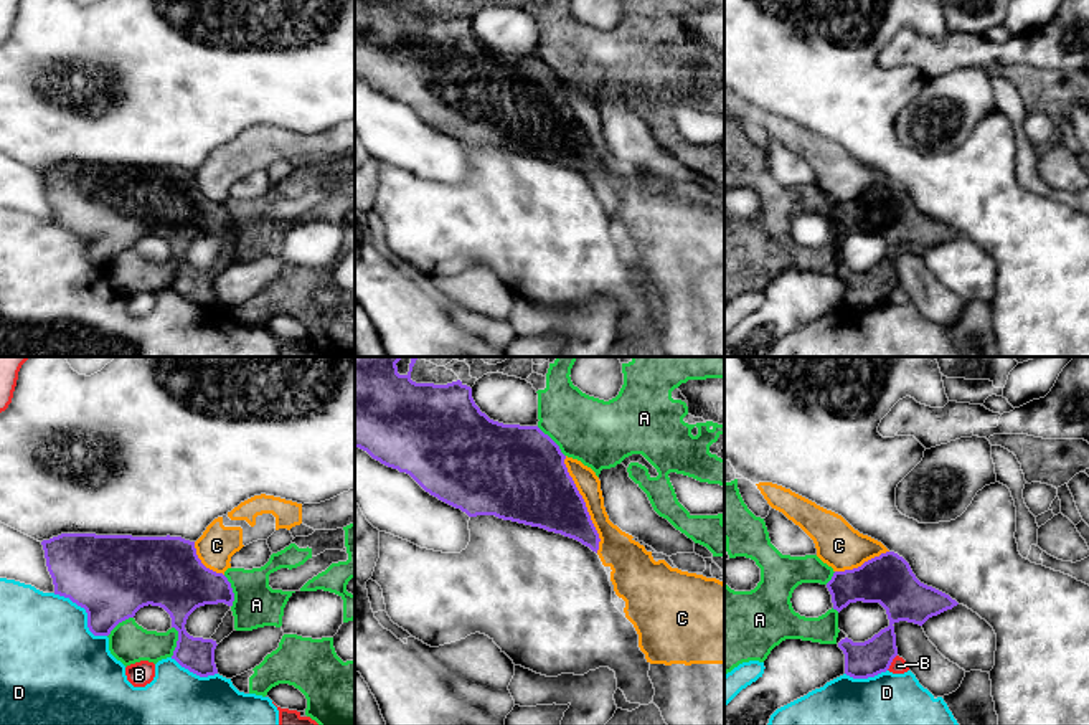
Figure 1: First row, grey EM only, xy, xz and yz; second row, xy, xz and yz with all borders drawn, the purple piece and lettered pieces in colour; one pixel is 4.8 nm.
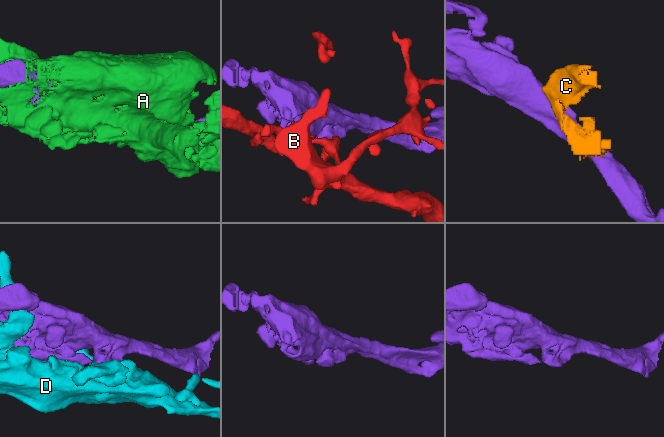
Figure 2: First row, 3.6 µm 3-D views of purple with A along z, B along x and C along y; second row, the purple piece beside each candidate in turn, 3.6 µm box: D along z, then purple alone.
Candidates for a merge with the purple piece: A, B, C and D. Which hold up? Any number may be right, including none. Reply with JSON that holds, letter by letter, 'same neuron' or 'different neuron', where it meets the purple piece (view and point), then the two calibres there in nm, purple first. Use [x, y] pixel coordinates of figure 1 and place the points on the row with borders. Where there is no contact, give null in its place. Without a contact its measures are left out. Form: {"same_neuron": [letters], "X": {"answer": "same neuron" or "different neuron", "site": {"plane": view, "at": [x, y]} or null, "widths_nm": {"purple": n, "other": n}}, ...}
{"same_neuron": [], "A": {"answer": "different neuron", "site": {"plane": "xy", "at": [231, 592]}, "widths_nm": {"purple": 280, "other": 220}}, "B": {"answer": "different neuron", "site": {"plane": "yz", "at": [891, 661]}, "widths_nm": {"purple": 180, "other": 80}}, "C": {"answer": "different neuron", "site": {"plane": "xz", "at": [584, 504]}, "widths_nm": {"purple": 360, "other": 150}}, "D": {"answer": "different neuron", "site": {"plane": "xy", "at": [86, 611]}, "widths_nm": {"purple": 400, "other": 440}}}

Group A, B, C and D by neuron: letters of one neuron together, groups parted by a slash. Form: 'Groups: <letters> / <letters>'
Groups: A / B / C D

